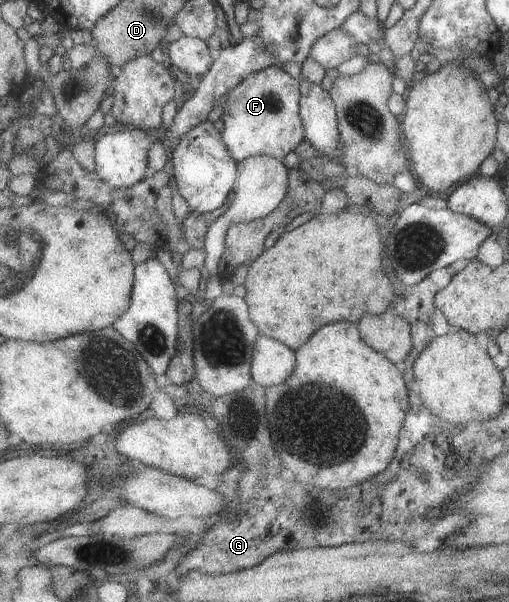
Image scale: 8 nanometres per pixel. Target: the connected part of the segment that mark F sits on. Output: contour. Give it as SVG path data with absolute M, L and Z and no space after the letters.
M273 65L247 77L223 100L222 119L226 128L223 141L238 163L253 156L270 156L282 160L305 140L305 128L300 114L302 86L291 77L284 65Z

